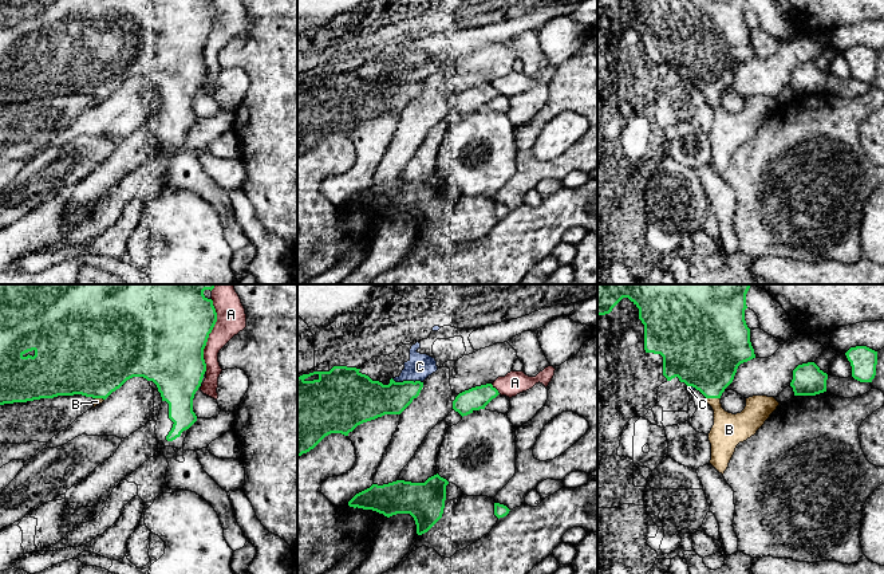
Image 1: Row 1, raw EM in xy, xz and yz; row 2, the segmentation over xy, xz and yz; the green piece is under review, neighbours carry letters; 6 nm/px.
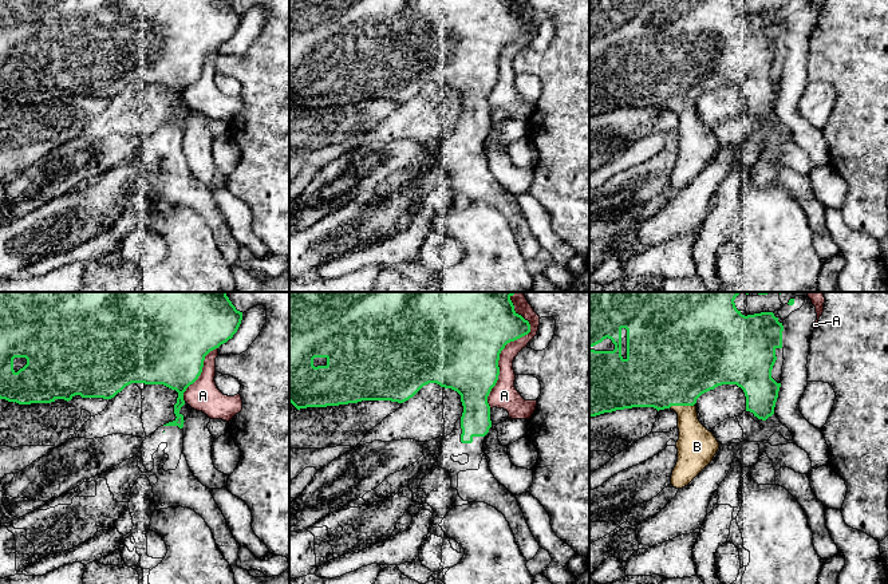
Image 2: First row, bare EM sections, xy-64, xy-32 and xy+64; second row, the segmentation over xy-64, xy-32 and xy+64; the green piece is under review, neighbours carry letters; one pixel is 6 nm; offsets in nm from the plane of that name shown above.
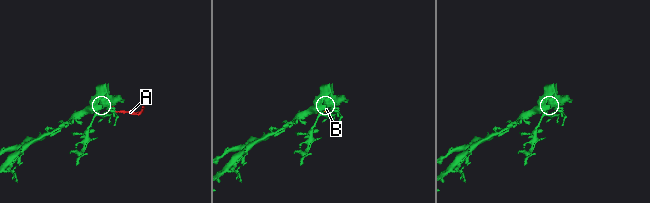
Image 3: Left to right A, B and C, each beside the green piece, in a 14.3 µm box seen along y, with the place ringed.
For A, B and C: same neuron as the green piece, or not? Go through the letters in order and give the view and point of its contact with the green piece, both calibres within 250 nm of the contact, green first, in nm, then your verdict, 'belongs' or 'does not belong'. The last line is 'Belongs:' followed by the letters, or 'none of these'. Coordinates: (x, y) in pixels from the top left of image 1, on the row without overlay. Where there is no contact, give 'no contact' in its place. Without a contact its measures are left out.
A: xy (208, 35) | 460/180 nm | does not belong
B: yz (713, 97) | 400/200 nm | belongs
C: xz (407, 81) | 220/150 nm | does not belong
Belongs: B

